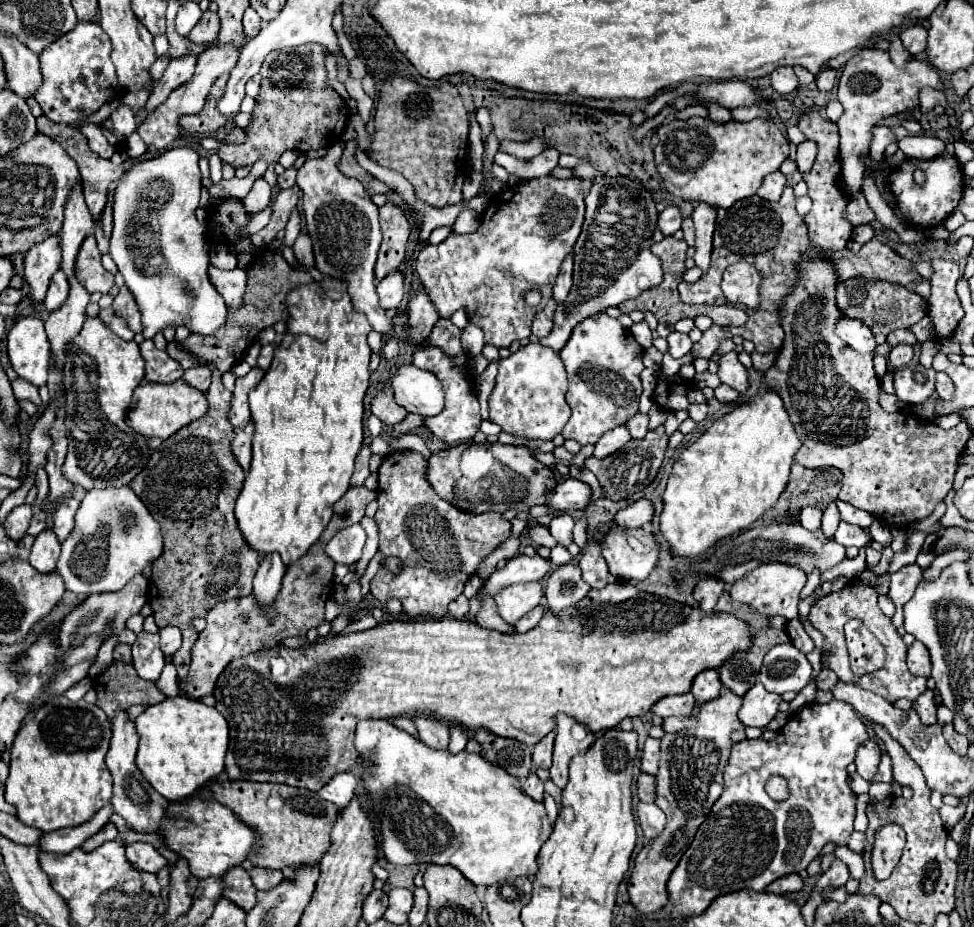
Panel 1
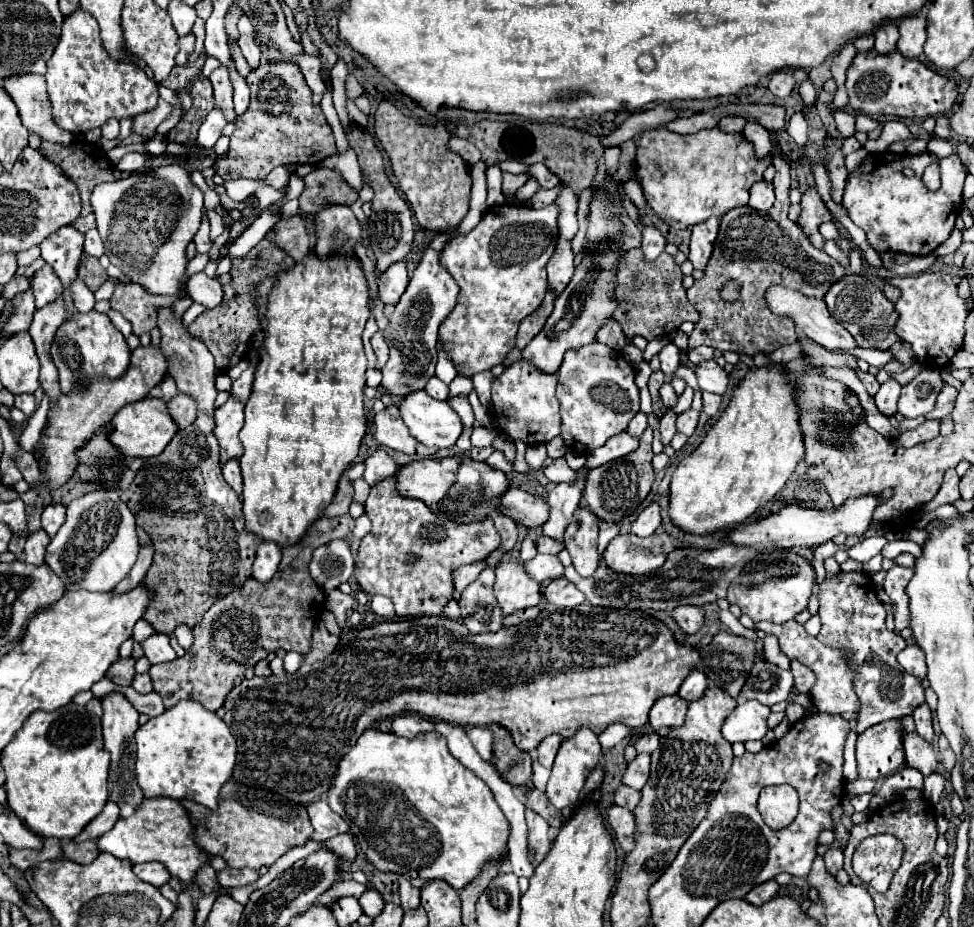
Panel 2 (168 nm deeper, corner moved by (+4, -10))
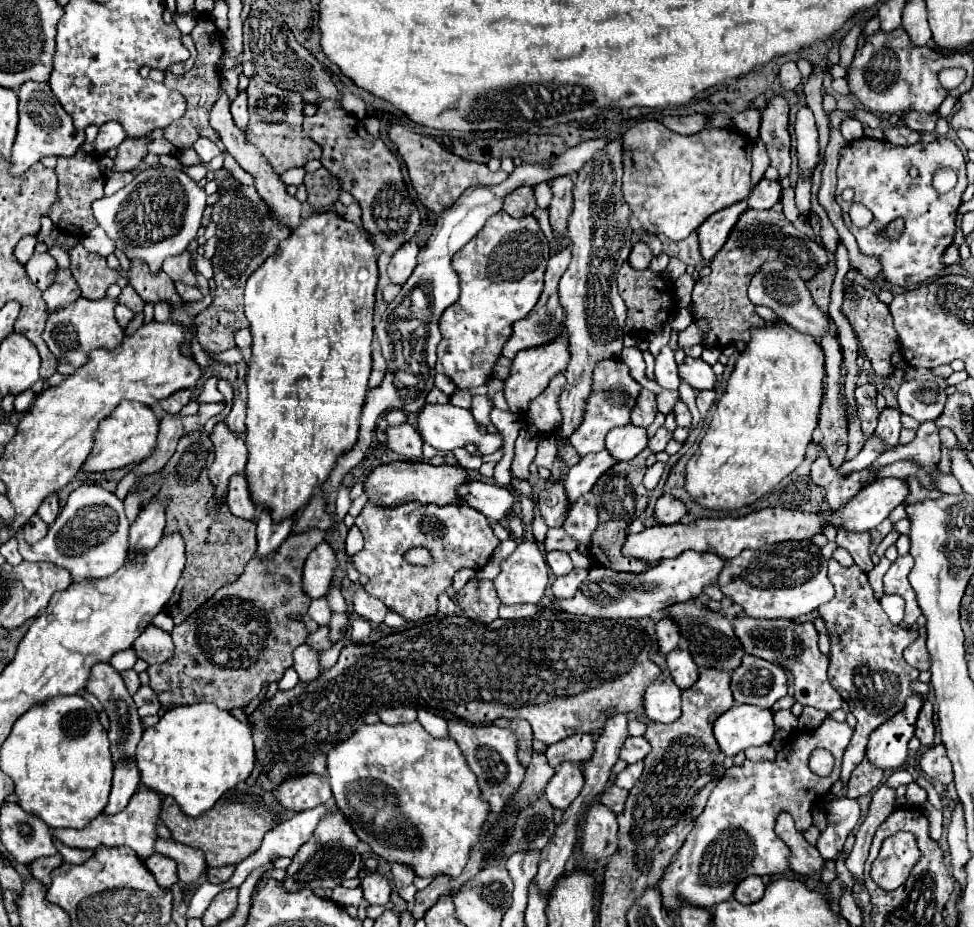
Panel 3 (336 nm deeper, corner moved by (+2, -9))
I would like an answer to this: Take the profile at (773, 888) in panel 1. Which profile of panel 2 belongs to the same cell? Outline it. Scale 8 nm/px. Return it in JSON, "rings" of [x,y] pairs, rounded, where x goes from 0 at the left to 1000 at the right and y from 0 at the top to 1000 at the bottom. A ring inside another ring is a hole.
{"rings":[[[790,950],[790,953],[781,953],[779,957],[773,957],[773,961],[765,965],[765,970],[773,976],[783,976],[785,972],[794,970],[798,961],[800,961],[800,955],[796,950]]]}

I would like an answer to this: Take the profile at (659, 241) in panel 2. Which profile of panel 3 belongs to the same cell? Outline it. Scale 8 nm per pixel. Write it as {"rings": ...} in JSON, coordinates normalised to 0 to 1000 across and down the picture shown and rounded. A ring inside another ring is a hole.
{"rings":[[[654,261],[654,263],[650,265],[648,274],[646,274],[648,287],[650,287],[650,289],[656,289],[656,291],[662,291],[662,289],[666,287],[668,278],[670,278],[670,272],[668,272],[668,268],[666,268],[662,261]]]}

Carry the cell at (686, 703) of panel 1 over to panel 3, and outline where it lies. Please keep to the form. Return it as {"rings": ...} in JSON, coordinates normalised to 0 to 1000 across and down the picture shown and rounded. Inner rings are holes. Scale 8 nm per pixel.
{"rings":[[[689,734],[666,738],[662,746],[662,770],[668,779],[693,779],[699,772],[699,744]]]}

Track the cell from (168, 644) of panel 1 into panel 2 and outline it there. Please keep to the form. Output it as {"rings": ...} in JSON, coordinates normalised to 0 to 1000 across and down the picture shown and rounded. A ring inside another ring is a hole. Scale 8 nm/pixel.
{"rings":[[[157,683],[153,689],[145,694],[145,700],[153,711],[153,715],[171,715],[182,709],[182,704],[174,694],[174,685],[167,685],[167,683]]]}

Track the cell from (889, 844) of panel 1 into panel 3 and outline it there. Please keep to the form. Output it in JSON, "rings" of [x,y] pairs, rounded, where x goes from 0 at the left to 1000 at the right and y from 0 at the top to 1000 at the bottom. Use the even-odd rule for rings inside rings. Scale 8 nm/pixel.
{"rings":[[[921,898],[909,904],[902,926],[894,939],[935,939],[944,926],[941,908],[933,898]]]}

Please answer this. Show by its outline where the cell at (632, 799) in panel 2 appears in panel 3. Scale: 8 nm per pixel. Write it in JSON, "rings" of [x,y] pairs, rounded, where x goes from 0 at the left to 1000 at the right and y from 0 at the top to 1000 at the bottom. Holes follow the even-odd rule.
{"rings":[[[627,848],[627,850],[623,850],[623,852],[617,857],[615,865],[621,867],[621,869],[625,869],[627,874],[631,874],[633,878],[638,878],[640,872],[642,872],[642,863],[644,863],[644,859],[646,859],[646,852]]]}

